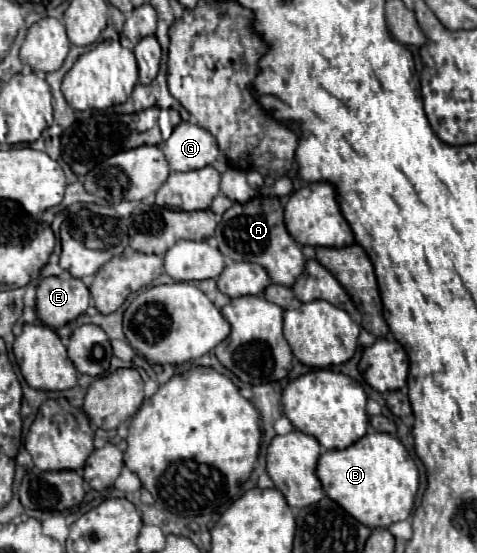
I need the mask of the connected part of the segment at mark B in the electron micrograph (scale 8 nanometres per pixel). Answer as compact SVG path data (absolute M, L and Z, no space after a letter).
M376 431L366 433L342 451L324 451L318 459L316 475L330 499L372 529L390 527L396 521L408 519L420 487L418 467L400 439Z

